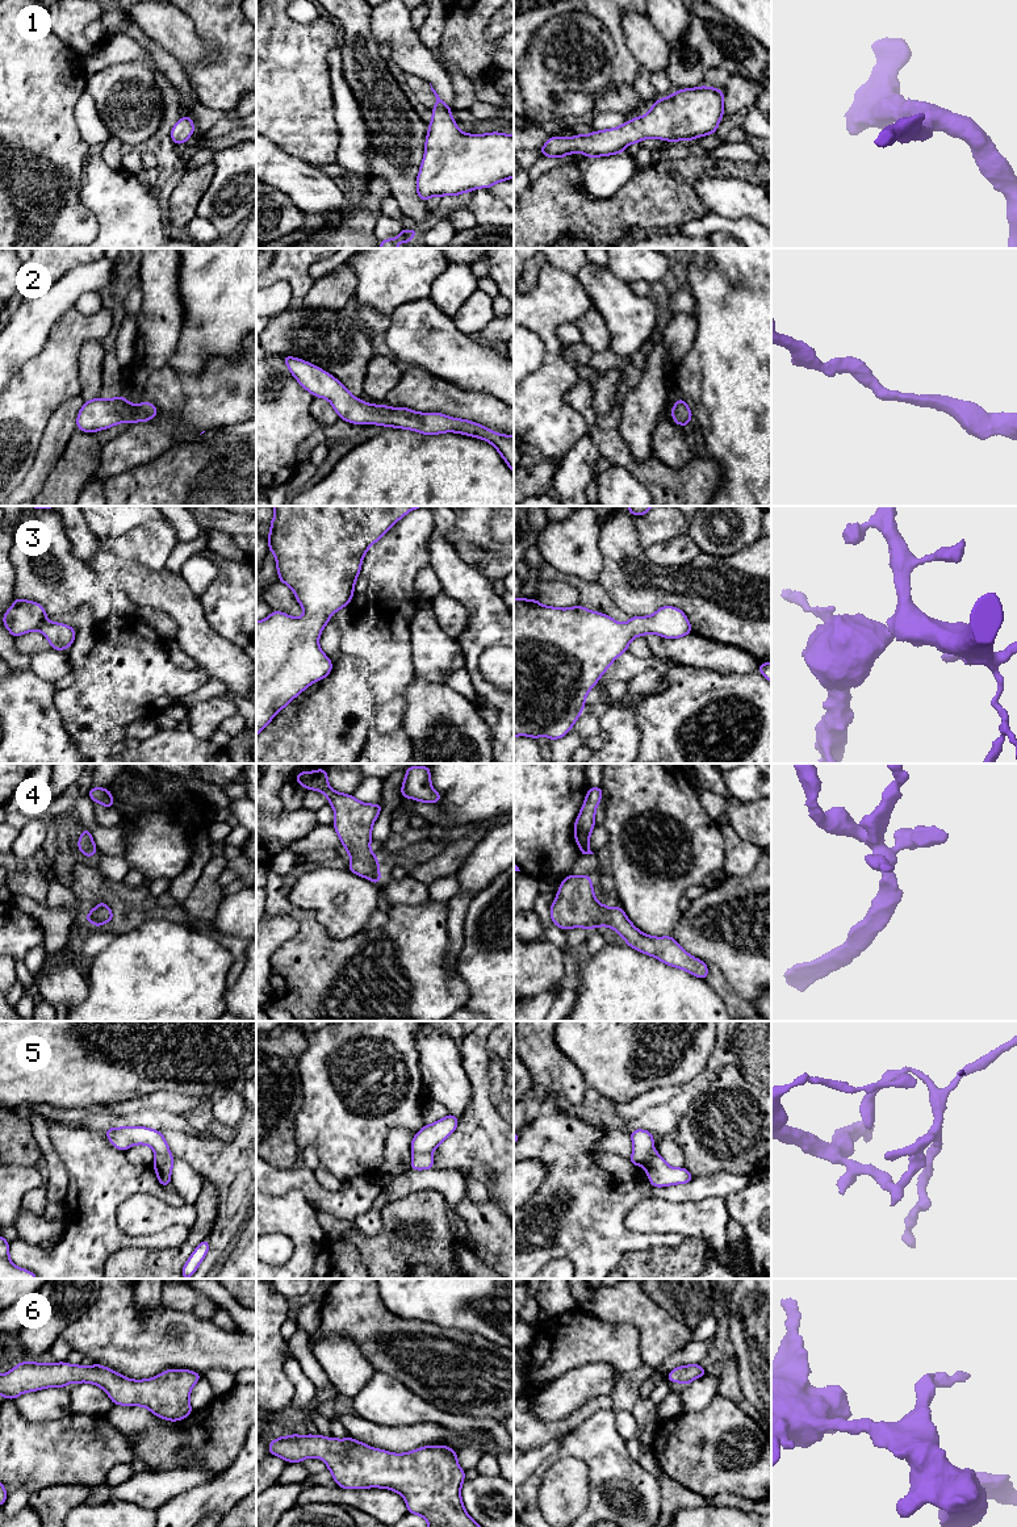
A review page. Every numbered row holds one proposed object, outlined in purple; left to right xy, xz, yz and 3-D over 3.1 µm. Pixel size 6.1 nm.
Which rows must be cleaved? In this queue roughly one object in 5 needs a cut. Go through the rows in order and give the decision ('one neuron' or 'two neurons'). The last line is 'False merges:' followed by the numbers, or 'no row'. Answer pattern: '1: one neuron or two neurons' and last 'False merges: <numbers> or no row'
1: one neuron
2: one neuron
3: one neuron
4: one neuron
5: two neurons
6: one neuron
False merges: 5

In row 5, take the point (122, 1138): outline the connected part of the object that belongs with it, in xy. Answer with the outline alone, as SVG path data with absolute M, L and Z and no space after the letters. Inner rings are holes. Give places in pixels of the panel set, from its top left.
M145 1126L109 1128L105 1130L109 1142L118 1150L126 1151L134 1145L150 1146L156 1158L172 1156L163 1133Z

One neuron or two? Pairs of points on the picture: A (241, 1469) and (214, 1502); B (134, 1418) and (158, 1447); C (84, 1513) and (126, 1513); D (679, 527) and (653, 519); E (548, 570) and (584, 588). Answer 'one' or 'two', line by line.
A: one
B: one
C: one
D: one
E: one

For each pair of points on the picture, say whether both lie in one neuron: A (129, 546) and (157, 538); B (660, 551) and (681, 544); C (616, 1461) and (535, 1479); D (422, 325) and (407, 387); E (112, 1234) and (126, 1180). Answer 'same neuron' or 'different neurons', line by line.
A: same neuron
B: same neuron
C: same neuron
D: different neurons
E: same neuron

